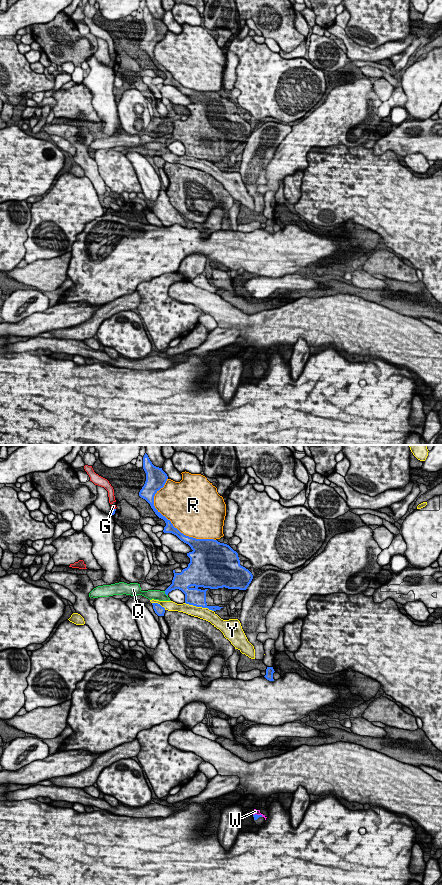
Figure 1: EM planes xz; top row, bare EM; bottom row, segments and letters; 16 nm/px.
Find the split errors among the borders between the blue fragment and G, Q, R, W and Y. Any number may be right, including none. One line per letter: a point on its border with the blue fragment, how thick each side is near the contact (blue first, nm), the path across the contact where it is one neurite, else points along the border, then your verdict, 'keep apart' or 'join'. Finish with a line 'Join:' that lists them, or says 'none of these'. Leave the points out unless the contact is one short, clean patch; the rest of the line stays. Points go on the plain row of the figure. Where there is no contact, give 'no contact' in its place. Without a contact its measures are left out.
G: xz (113, 60) | 70/60 nm | along xz (111, 59), (115, 61) | keep apart
Q: xz (165, 145) | 190/160 nm | keep apart
R: xz (170, 74) | 160/480 nm | keep apart
W: xz (258, 367) | 70/70 nm | across xz (255, 368), (258, 367), (255, 363) | join
Y: xz (199, 158) | 280/190 nm | keep apart
Join: W

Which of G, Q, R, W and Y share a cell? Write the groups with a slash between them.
G / Q / R / W / Y

